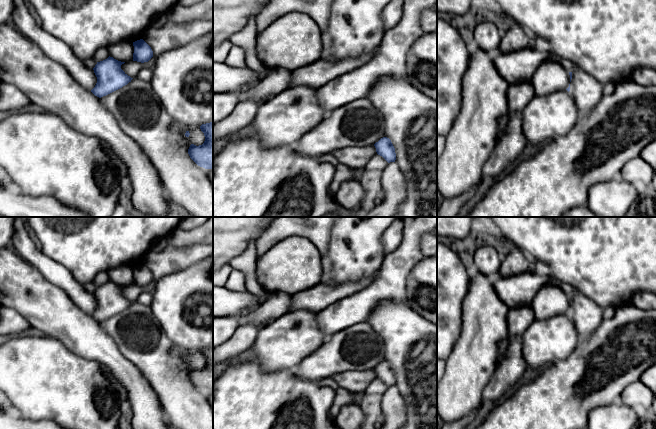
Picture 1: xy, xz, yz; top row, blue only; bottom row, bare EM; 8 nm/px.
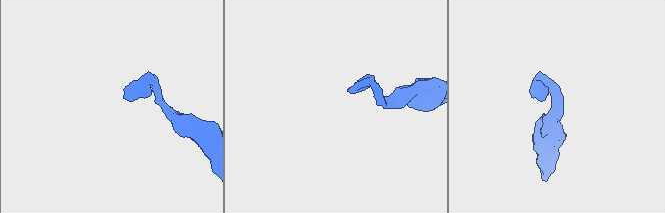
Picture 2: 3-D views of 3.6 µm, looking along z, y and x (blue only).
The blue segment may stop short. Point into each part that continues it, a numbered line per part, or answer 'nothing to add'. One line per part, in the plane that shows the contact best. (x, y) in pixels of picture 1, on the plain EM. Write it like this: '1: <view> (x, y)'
nothing to add

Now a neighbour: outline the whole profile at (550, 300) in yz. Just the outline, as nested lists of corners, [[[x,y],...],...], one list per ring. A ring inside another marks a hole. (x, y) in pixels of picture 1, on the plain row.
[[[546,284],[537,292],[531,306],[535,320],[544,320],[566,314],[570,308],[570,299],[559,287]]]

